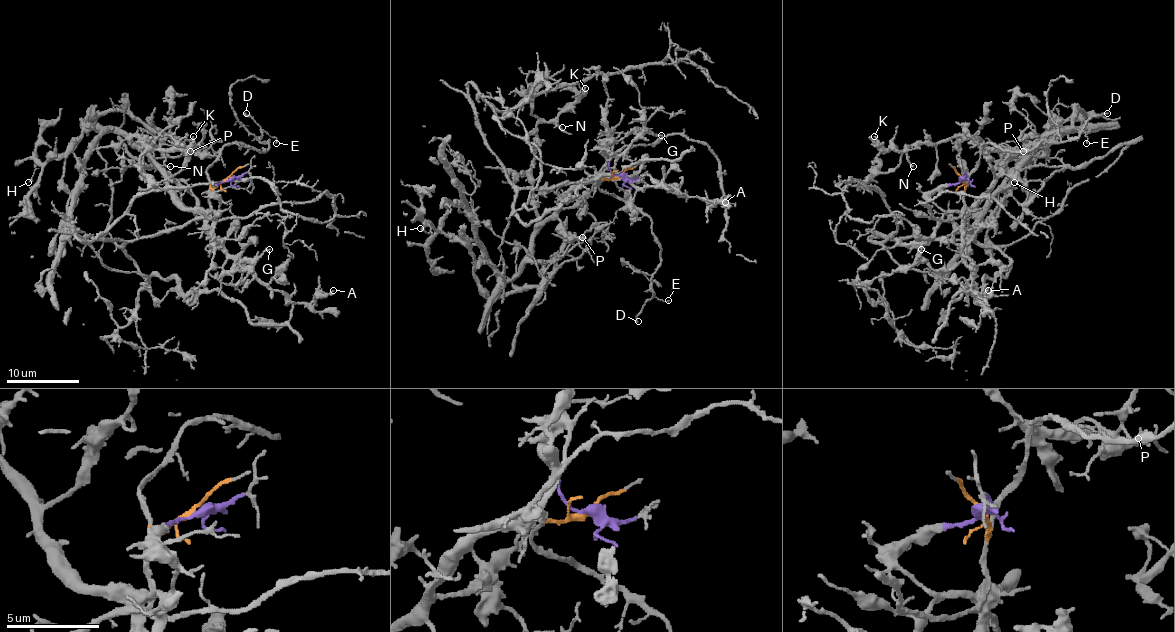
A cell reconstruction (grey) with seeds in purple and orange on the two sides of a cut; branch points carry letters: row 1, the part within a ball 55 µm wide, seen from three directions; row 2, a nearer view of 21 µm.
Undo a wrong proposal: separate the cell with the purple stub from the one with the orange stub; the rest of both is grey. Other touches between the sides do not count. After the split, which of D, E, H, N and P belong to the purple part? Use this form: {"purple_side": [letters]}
{"purple_side": ["H", "N", "P"]}

